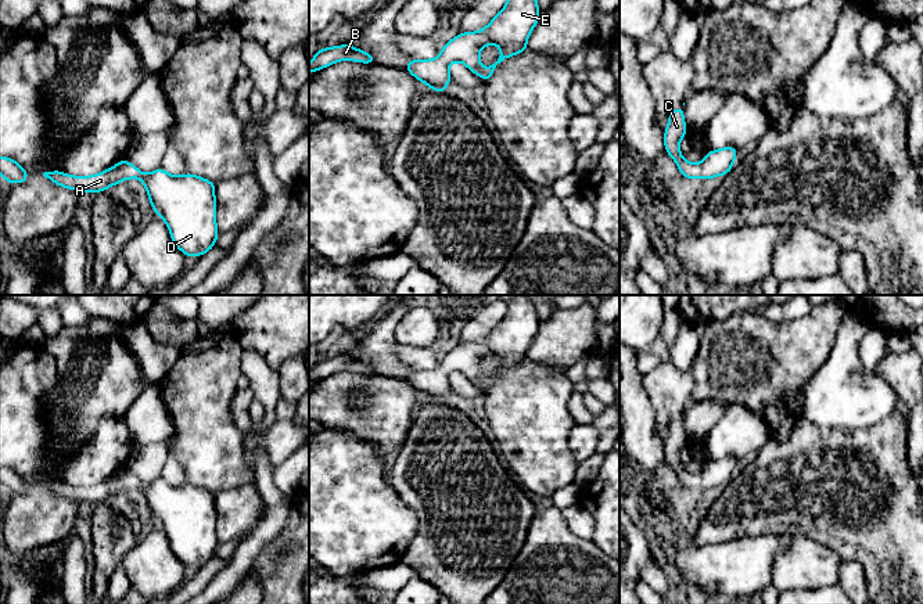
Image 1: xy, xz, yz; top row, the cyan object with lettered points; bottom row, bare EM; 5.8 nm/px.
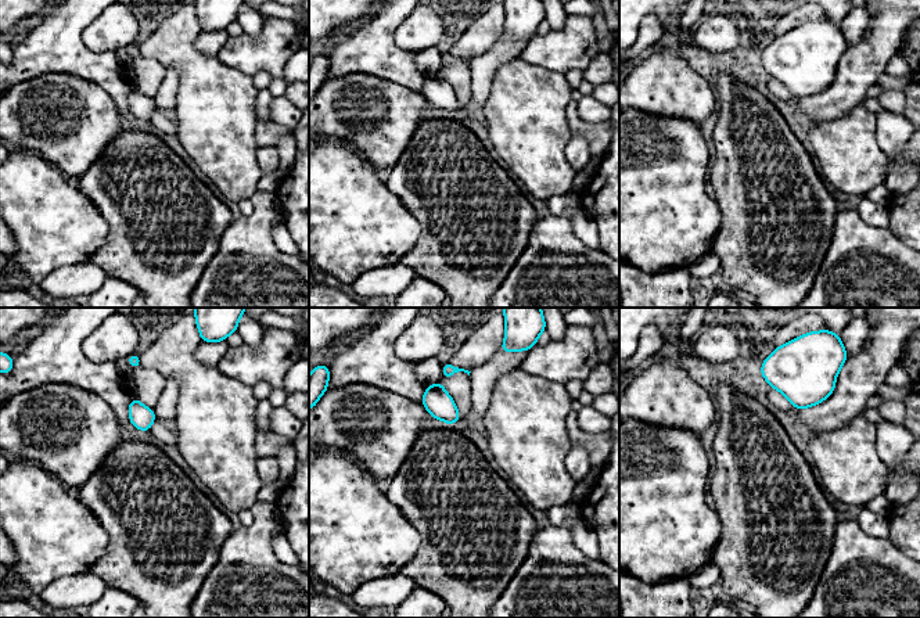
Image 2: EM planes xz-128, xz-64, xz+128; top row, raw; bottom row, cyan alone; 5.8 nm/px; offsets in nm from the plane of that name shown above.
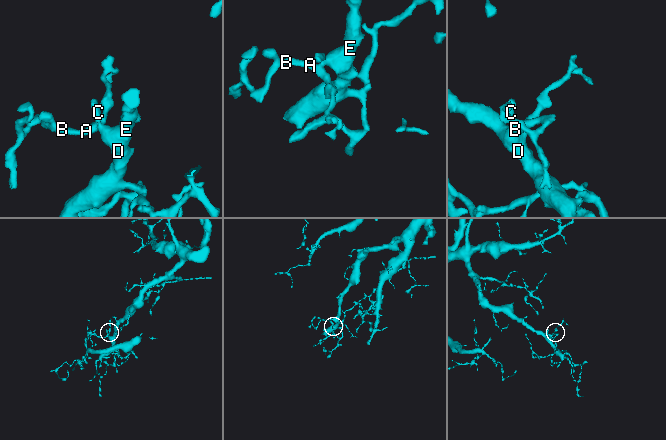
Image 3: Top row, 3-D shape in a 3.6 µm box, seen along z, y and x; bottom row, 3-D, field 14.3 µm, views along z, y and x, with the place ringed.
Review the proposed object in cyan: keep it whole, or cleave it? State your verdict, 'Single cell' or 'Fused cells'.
Single cell

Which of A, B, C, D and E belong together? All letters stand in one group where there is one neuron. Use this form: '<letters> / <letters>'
A B C D E

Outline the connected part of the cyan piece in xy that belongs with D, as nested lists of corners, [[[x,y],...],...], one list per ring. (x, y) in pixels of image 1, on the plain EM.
[[[122,470],[94,486],[71,486],[60,481],[43,483],[60,497],[79,503],[101,503],[128,489],[143,492],[152,521],[166,533],[176,558],[187,568],[202,567],[212,560],[219,546],[215,492],[197,485],[172,486],[162,478],[144,485],[132,472]]]

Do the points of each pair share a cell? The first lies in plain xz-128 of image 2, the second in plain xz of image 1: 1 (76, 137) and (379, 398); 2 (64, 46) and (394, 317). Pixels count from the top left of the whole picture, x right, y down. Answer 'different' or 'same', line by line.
1: same
2: same

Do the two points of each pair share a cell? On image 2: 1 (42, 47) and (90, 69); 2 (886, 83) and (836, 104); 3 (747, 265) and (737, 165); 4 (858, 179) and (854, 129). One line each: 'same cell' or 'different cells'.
1: same cell
2: different cells
3: same cell
4: same cell

